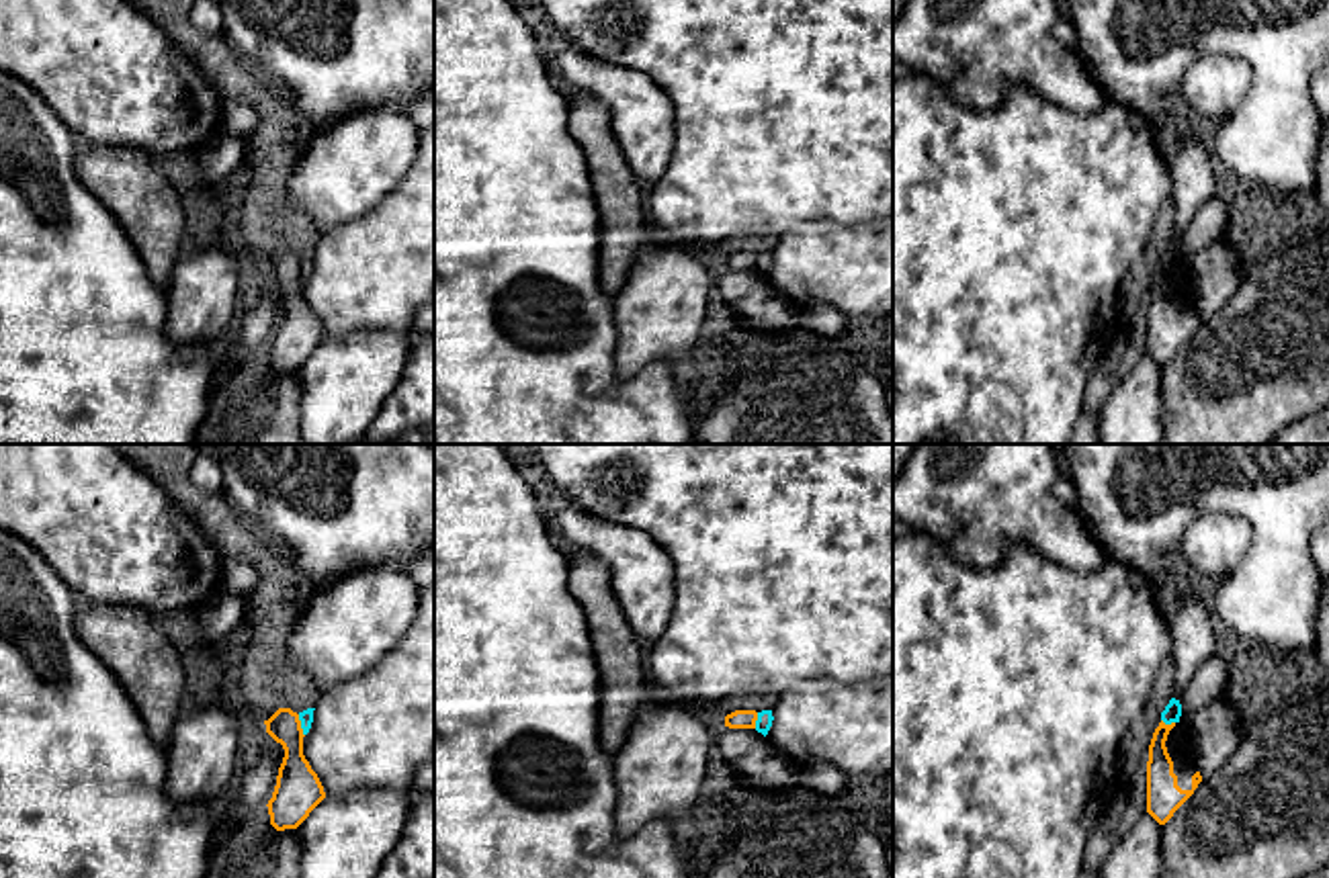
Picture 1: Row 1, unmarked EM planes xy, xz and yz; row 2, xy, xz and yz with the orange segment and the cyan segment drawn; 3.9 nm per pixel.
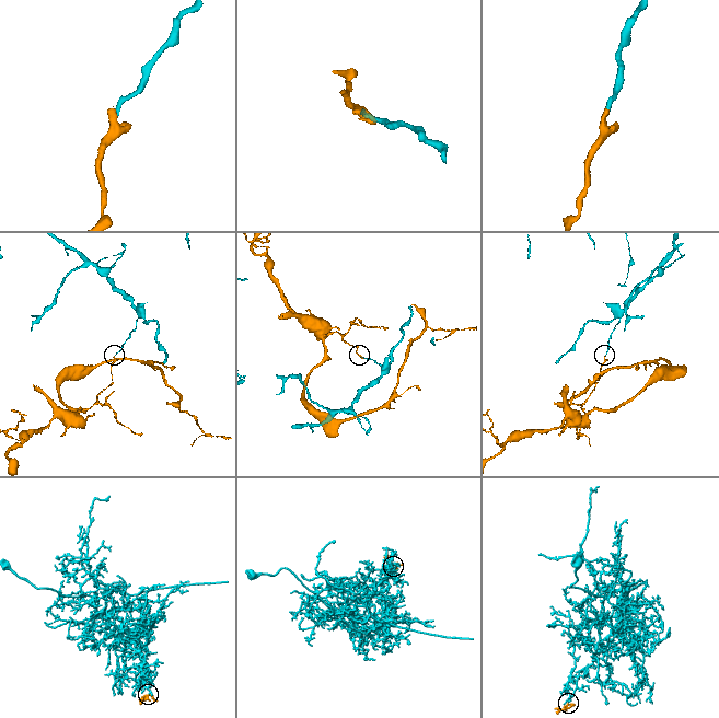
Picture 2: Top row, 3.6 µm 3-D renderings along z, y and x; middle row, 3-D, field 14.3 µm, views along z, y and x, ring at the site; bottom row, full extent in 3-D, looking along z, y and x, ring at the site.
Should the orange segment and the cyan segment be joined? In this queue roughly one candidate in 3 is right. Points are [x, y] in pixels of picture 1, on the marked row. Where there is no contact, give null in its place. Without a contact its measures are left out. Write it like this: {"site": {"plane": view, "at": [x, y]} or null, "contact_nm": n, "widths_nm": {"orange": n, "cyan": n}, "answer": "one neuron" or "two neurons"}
{"site": {"plane": "xy", "at": [299, 725]}, "contact_nm": 90, "widths_nm": {"orange": 180, "cyan": 60}, "answer": "two neurons"}

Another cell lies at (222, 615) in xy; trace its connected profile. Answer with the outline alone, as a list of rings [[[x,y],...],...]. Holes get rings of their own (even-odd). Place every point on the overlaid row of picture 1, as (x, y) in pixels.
[[[219,587],[195,608],[195,614],[201,632],[211,643],[235,647],[240,643],[240,628],[246,620],[246,610],[246,596]]]

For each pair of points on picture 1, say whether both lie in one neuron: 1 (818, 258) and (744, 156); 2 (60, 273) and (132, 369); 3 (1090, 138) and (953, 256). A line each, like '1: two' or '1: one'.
1: two
2: one
3: one

